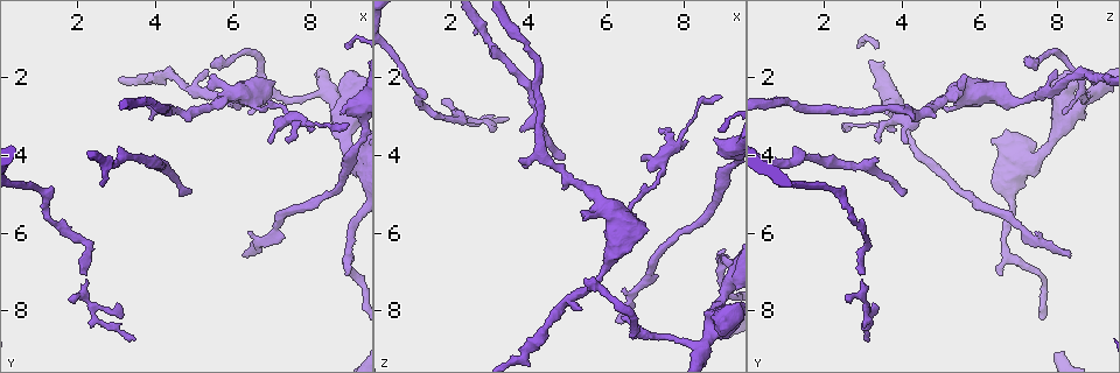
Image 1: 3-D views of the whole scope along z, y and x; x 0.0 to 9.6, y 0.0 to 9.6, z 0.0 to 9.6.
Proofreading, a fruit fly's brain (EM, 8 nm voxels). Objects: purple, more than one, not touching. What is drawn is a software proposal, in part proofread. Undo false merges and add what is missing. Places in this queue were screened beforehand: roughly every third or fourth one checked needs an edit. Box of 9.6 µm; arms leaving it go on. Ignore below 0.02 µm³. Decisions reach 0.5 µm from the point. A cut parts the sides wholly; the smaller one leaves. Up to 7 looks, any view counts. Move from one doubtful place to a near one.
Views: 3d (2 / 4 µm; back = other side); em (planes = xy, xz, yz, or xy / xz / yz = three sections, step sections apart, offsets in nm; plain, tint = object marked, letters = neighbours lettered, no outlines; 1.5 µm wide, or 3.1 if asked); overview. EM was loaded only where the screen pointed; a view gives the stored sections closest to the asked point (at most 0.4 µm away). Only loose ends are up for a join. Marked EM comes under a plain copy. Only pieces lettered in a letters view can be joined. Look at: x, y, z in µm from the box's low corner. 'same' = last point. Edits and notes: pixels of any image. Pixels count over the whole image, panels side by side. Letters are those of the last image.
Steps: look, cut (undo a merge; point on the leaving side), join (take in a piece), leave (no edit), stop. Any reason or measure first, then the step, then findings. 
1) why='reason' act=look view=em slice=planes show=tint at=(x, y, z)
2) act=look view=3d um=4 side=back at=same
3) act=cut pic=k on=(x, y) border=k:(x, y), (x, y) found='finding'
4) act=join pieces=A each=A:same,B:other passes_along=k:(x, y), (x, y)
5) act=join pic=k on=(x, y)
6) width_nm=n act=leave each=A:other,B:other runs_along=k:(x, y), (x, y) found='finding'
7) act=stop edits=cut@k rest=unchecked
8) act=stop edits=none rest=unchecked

why='free end' act=look view=em slice=planes show=letters at=(5.45, 2.00, 5.75)

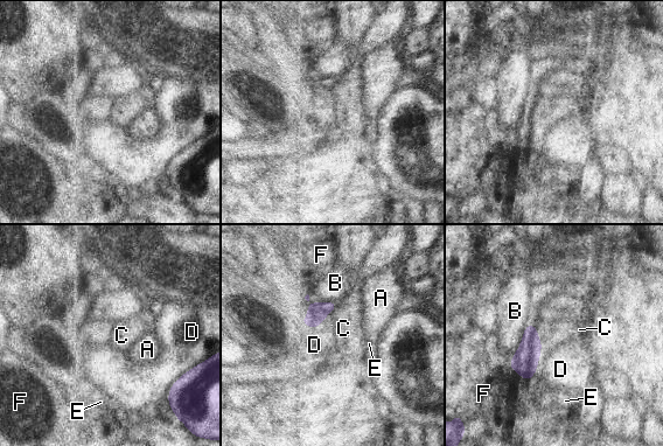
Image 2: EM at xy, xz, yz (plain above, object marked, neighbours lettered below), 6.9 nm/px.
act=leave each=A:other,B:other,C:other,D:other,E:other,F:other border=2:(542, 348), (536, 371), (530, 380) found='no lettered piece goes on from it'

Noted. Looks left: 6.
why='thin end' act=look view=em slice=planes show=tint at=(6.95, 3.65, 4.20)

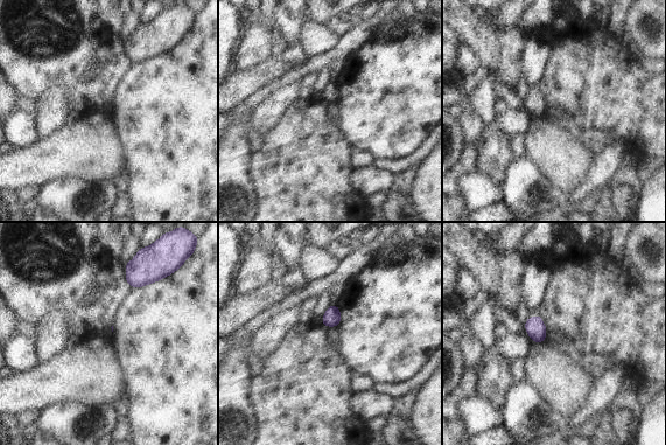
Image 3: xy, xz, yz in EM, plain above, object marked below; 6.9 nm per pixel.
why='see the neighbours' act=look view=em slice=planes show=letters at=same

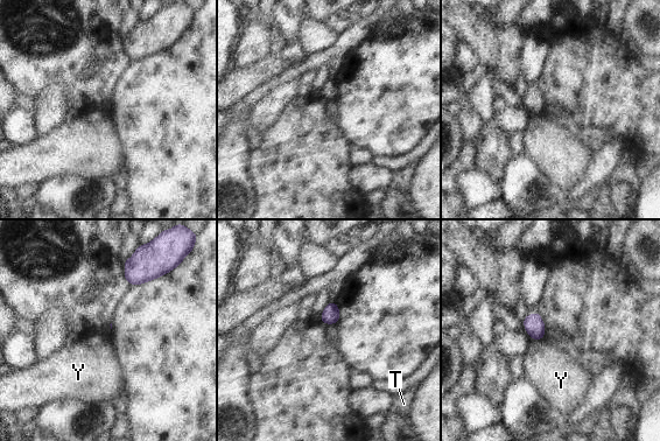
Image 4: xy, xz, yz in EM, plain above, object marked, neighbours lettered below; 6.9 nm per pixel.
act=leave each=T:other,Y:other border=4:(532, 338), (541, 340) found='none of them fits'

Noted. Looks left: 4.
why='end of a long branch' act=look view=em slice=xz step=8 show=letters at=(6.35, 6.60, 8.30)

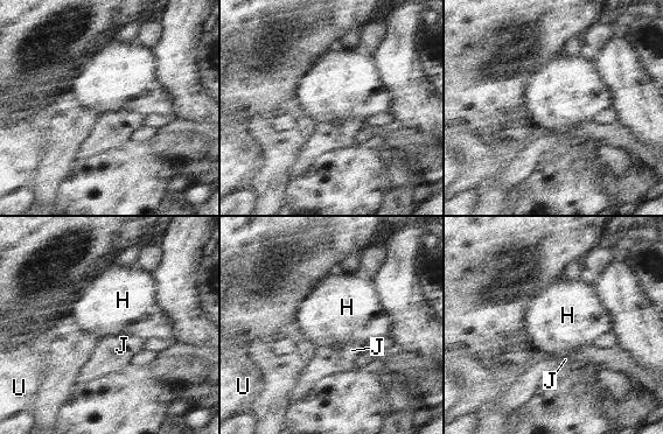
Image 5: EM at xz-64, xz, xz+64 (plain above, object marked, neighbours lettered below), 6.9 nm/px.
act=look view=em slice=planes show=letters at=same

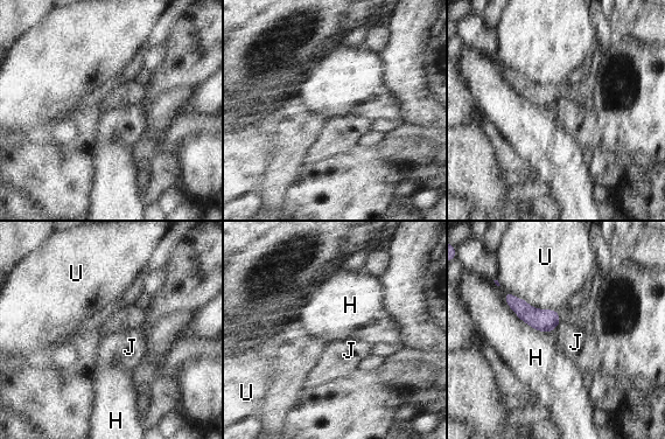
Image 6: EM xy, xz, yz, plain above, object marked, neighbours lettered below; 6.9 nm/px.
act=leave each=H:other,J:other,U:other border=6:(504, 292), (520, 319), (552, 332) found='no lettered piece goes on from it'

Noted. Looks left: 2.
act=stop edits=none rest=unchecked

